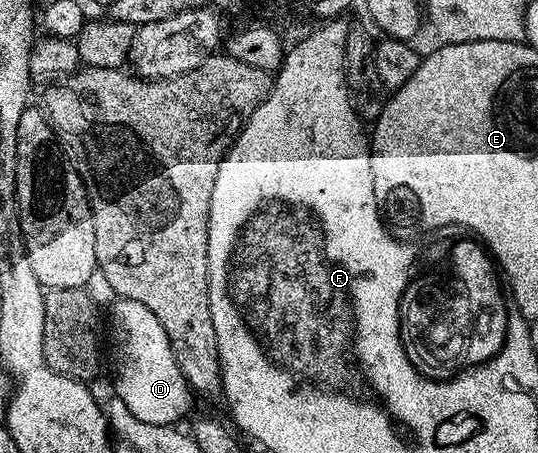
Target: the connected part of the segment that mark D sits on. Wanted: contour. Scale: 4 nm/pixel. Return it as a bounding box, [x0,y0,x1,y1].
[108,300,192,426]

